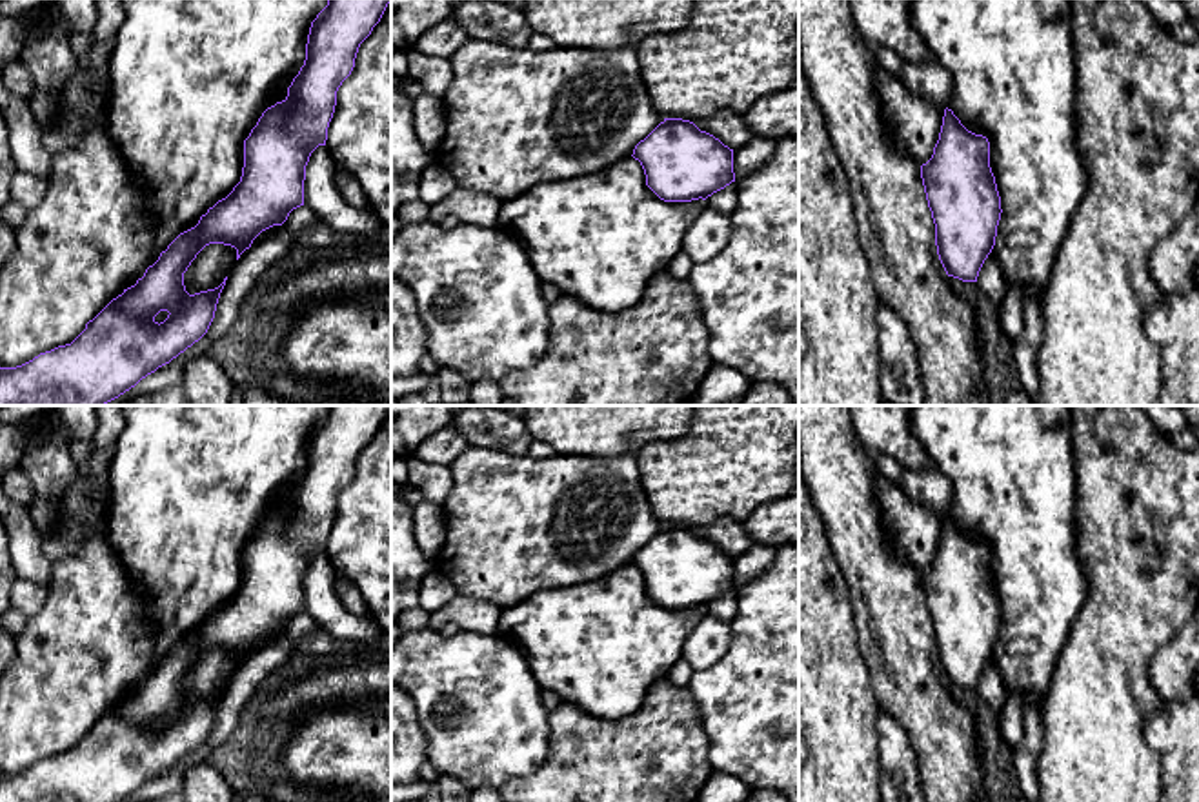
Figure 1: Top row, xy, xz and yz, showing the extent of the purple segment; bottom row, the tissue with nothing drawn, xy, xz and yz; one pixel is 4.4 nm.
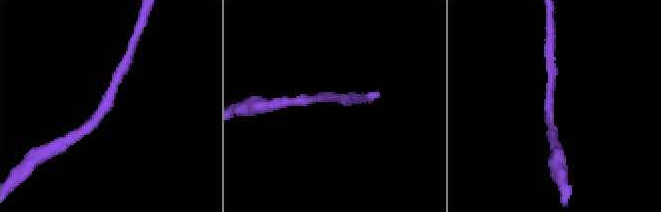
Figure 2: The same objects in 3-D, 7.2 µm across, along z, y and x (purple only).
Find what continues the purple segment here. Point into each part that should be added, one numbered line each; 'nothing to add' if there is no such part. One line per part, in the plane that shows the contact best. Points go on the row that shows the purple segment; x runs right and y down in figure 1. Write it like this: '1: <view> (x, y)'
nothing to add

